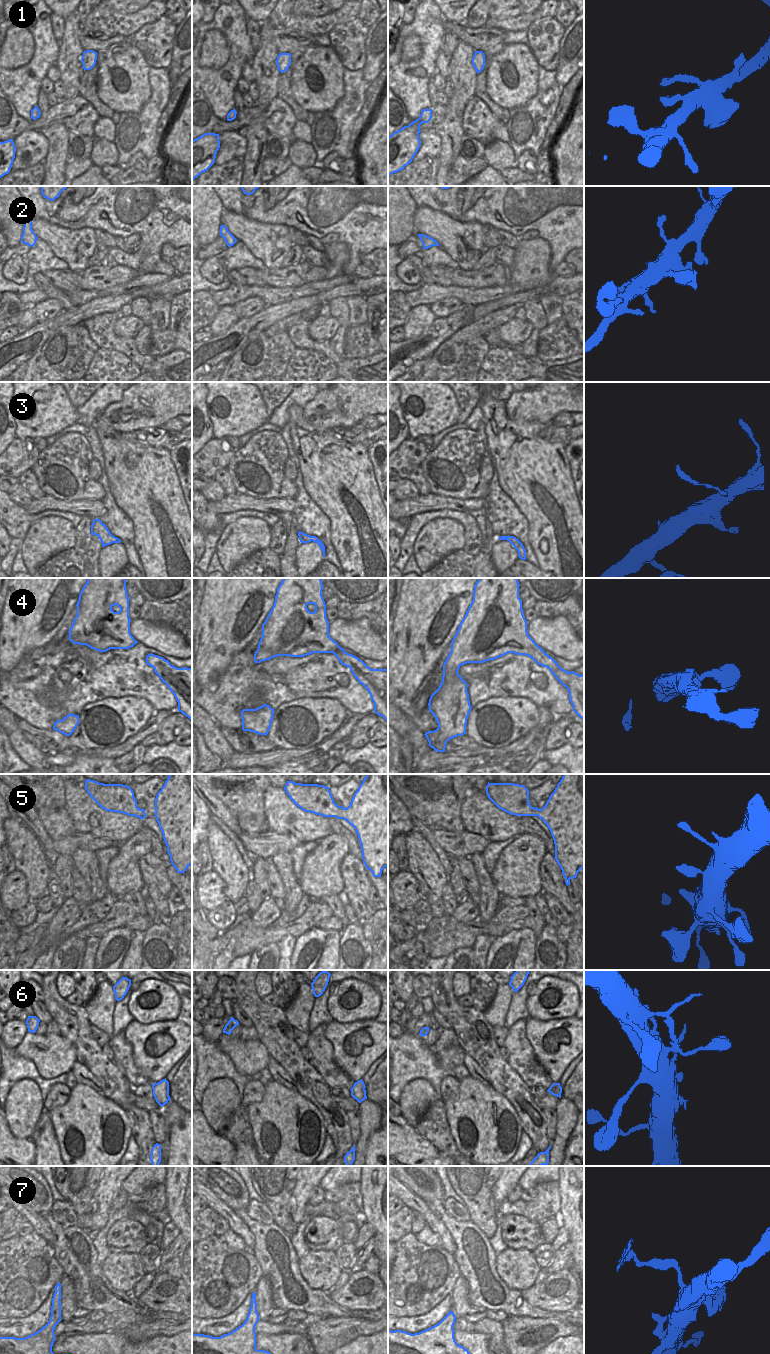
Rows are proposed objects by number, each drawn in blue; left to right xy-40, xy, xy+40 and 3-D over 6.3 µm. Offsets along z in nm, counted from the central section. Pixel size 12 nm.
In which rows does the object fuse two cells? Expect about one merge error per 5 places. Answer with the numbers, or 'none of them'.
7

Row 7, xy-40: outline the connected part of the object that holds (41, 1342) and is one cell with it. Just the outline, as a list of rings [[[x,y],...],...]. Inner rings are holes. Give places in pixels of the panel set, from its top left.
[[[51,1307],[48,1323],[25,1338],[0,1337],[0,1354],[54,1354],[54,1330],[61,1321],[61,1307]]]

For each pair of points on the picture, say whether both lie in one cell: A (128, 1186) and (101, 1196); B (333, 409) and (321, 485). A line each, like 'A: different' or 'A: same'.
A: different
B: different

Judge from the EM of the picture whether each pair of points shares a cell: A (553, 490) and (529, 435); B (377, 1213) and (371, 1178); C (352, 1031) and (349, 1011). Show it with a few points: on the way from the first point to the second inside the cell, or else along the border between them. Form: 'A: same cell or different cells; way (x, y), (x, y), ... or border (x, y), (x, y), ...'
A: same cell; way (539, 476), (530, 467), (530, 449)
B: same cell; way (377, 1204), (377, 1187)
C: different cells; border (333, 1019), (338, 1022), (374, 1020)

